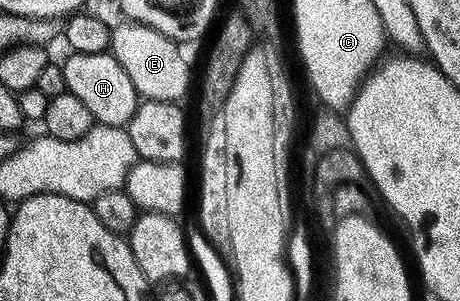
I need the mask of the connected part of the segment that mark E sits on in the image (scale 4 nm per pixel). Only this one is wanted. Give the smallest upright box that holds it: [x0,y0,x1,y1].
[110,23,188,101]

